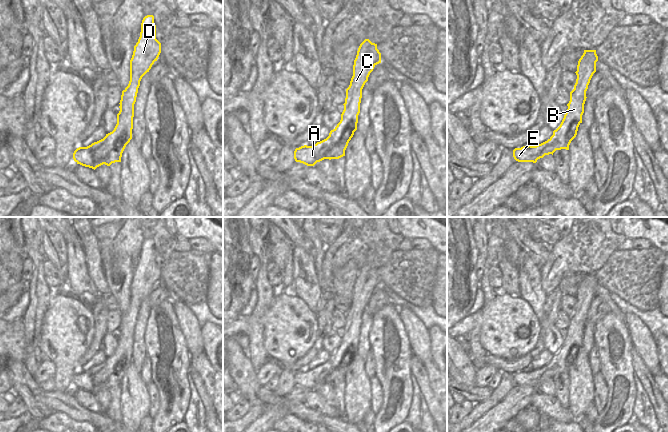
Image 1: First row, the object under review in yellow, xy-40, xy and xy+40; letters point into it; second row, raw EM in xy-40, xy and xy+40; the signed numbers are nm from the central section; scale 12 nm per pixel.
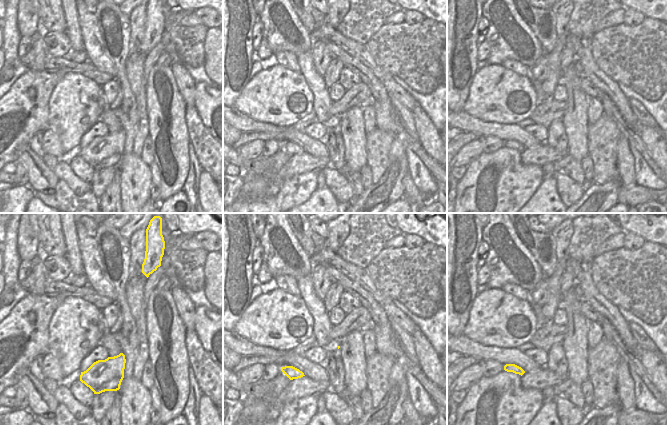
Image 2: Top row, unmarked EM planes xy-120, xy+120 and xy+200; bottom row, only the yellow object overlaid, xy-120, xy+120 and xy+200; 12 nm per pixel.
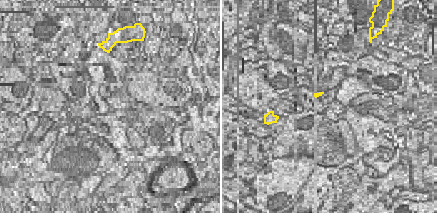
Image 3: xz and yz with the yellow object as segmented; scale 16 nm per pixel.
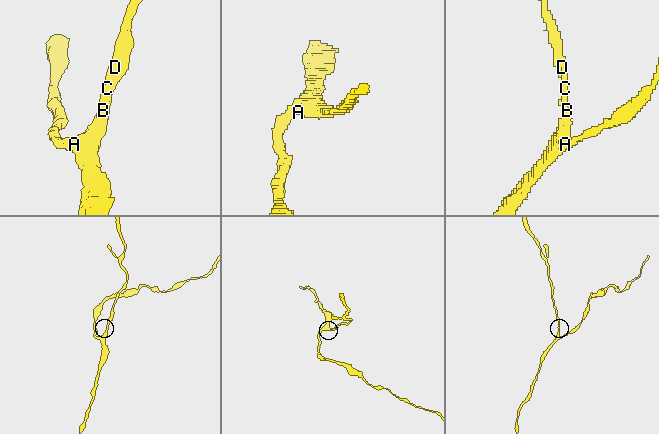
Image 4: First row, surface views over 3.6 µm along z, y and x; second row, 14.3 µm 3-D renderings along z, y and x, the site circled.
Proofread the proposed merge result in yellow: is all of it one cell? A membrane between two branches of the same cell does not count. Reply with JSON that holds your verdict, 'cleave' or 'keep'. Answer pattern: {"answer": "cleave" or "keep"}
{"answer": "keep"}

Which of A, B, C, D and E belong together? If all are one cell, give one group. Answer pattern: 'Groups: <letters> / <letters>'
Groups: A B C D E

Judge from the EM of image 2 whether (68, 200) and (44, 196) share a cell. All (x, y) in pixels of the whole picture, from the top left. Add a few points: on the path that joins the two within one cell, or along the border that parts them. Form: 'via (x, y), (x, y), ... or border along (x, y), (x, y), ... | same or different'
via (62, 198), (50, 198) | same

